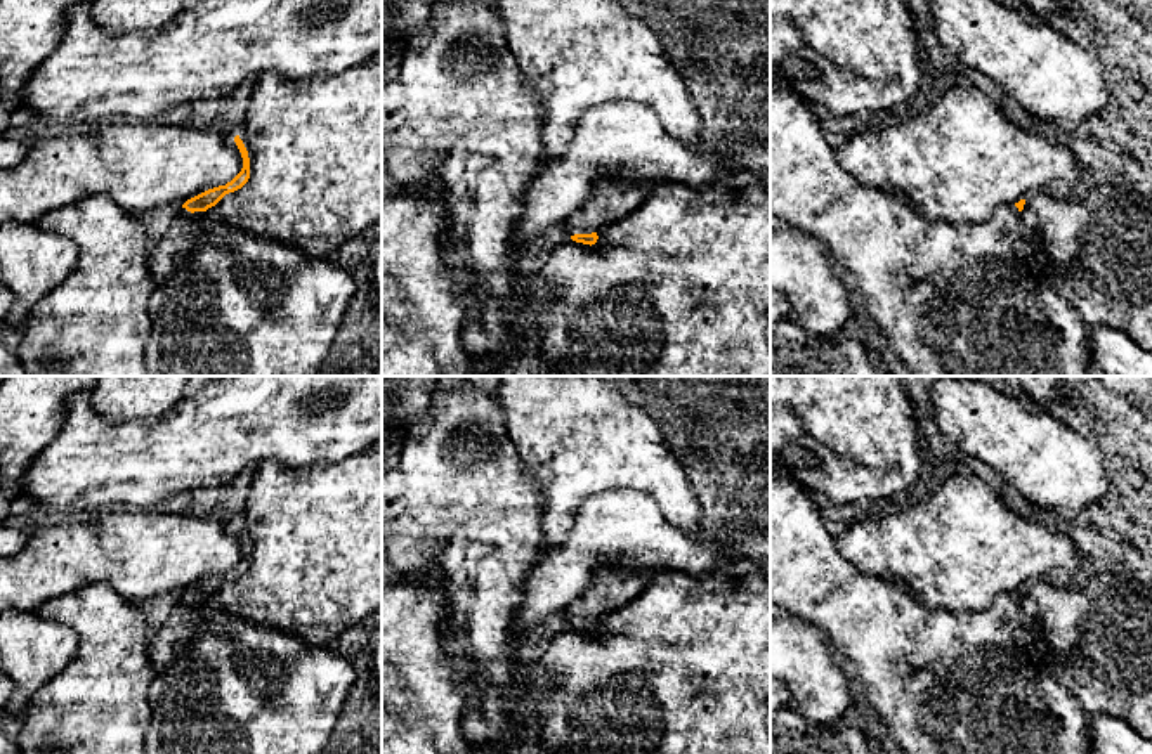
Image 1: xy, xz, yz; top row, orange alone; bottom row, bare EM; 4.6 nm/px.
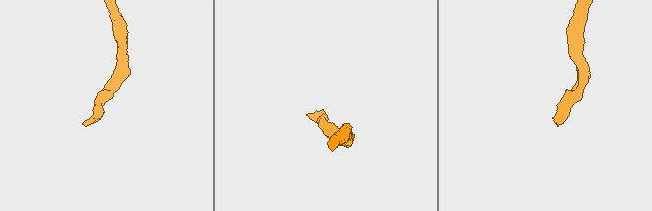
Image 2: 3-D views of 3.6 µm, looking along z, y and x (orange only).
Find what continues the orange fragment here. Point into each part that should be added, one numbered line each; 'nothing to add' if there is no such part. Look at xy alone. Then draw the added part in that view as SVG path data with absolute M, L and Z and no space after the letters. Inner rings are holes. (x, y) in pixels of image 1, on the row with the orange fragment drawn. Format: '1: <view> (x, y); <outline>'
1: xy (226, 302); M179 206L175 220L156 248L149 251L149 269L154 279L154 289L149 298L151 333L144 355L149 376L317 376L344 312L356 293L350 272L338 265L335 258L309 258L300 250L269 237L253 236L222 222L205 222L203 211L191 213L182 206Z

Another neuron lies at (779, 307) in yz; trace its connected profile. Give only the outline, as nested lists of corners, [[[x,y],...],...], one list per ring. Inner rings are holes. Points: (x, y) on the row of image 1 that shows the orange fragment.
[[[770,289],[770,324],[782,317],[789,317],[789,314],[791,303],[788,302],[788,298],[779,291]]]

